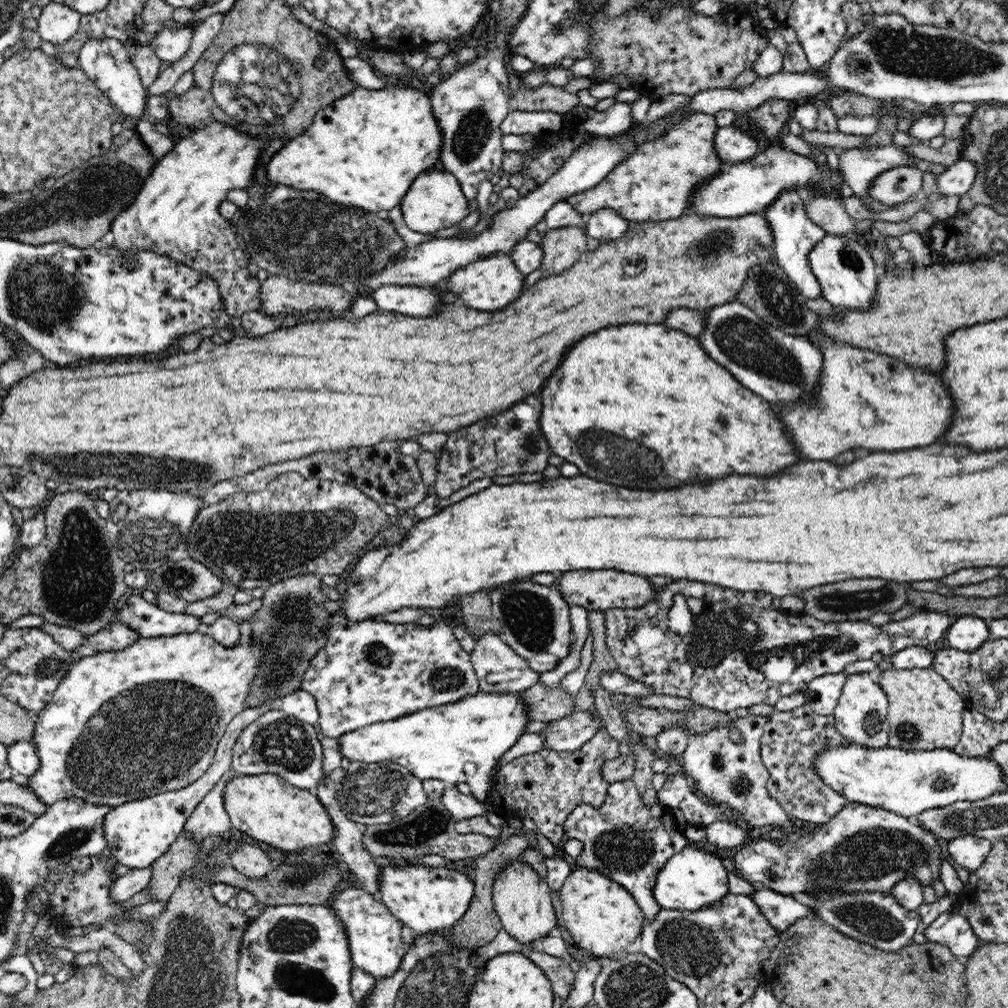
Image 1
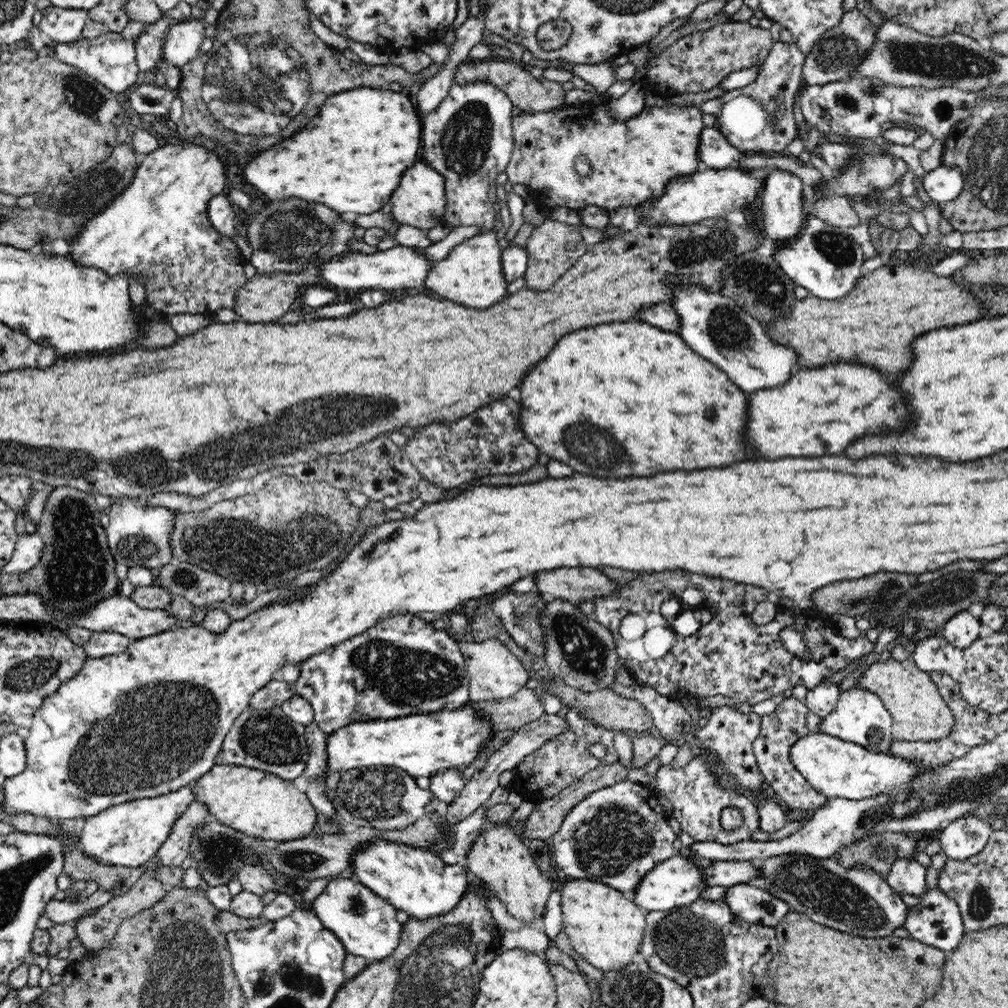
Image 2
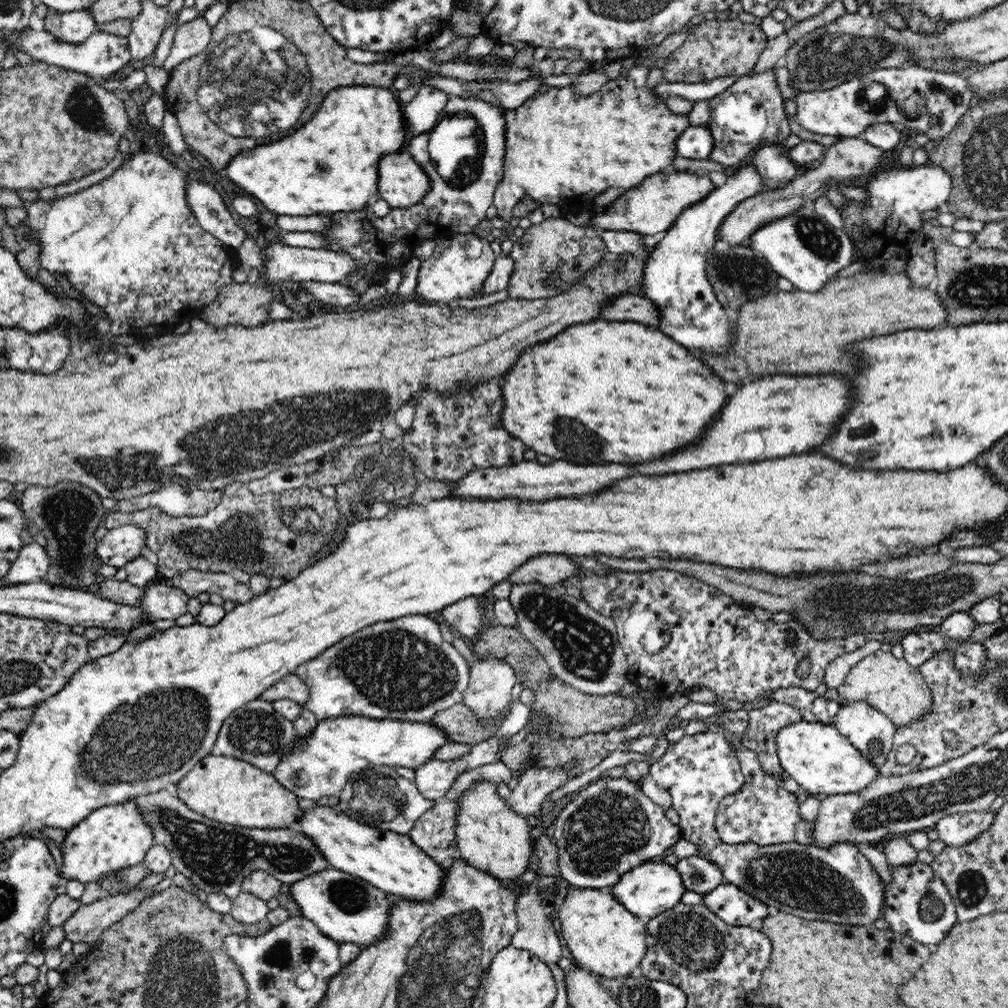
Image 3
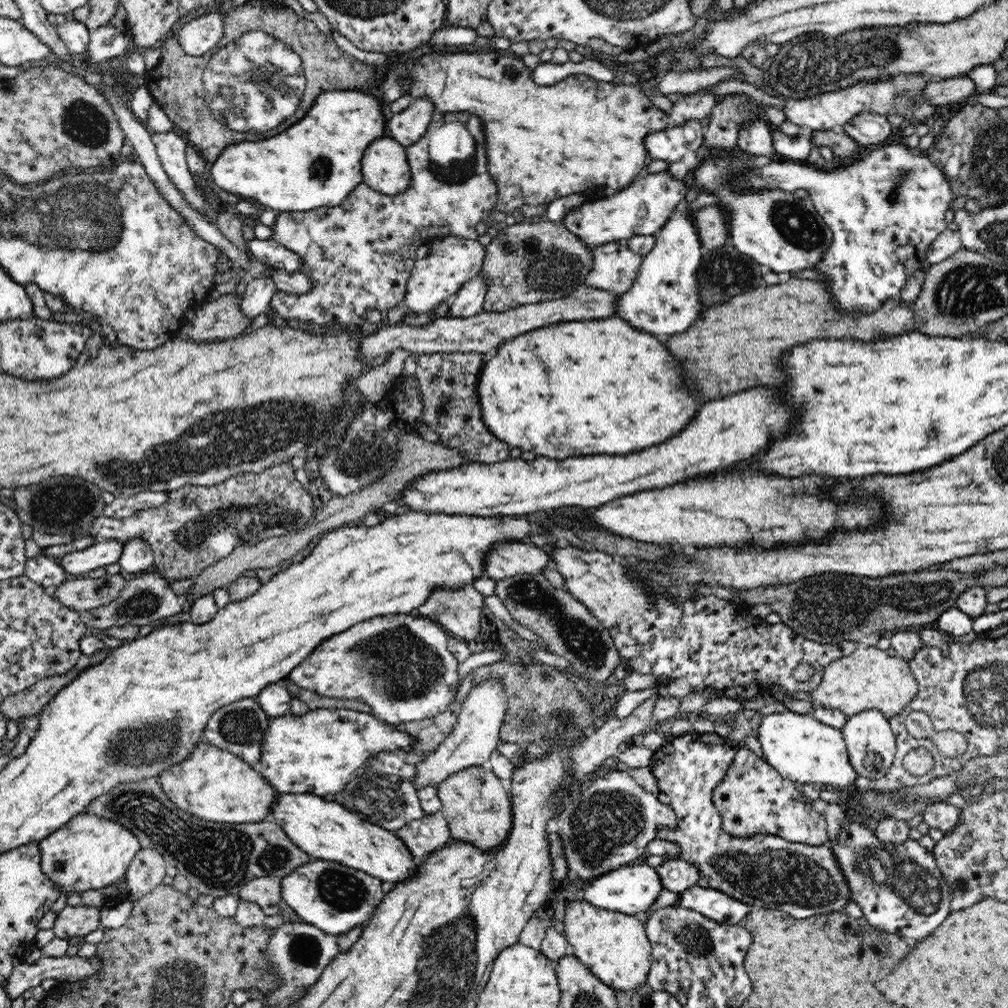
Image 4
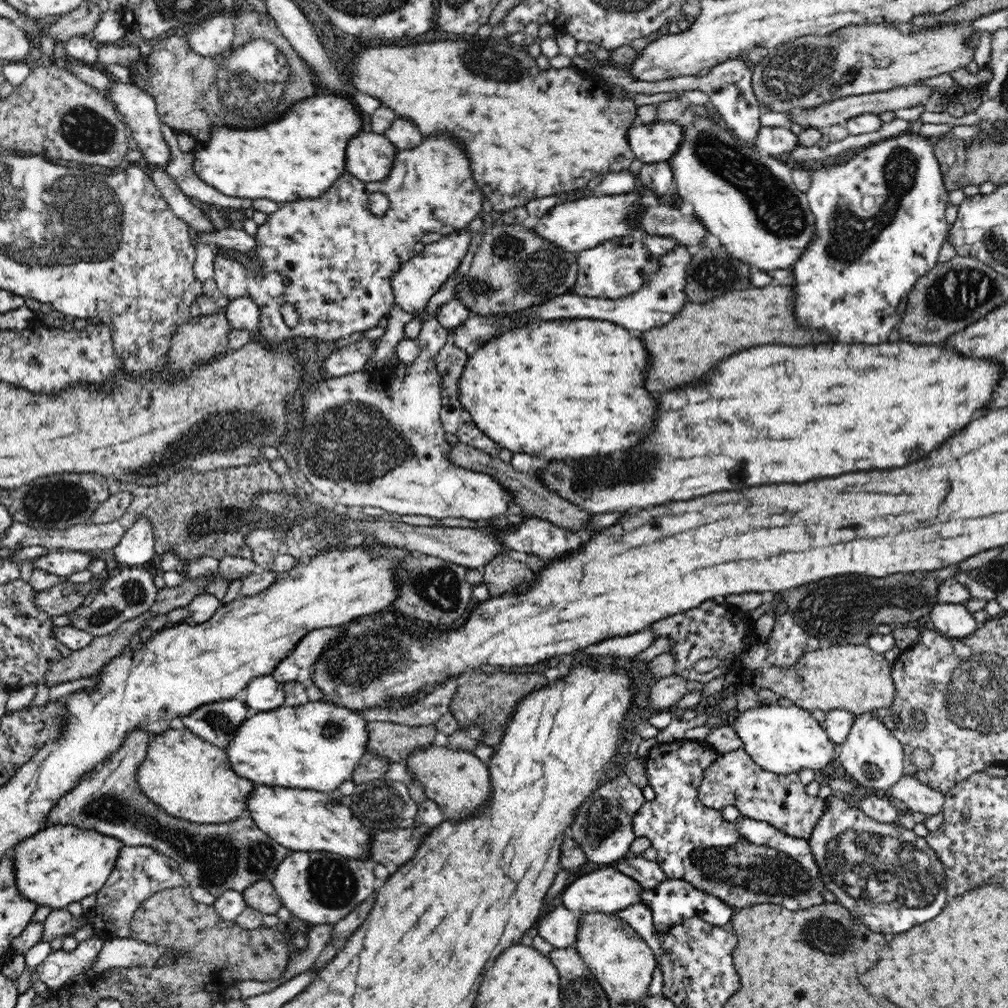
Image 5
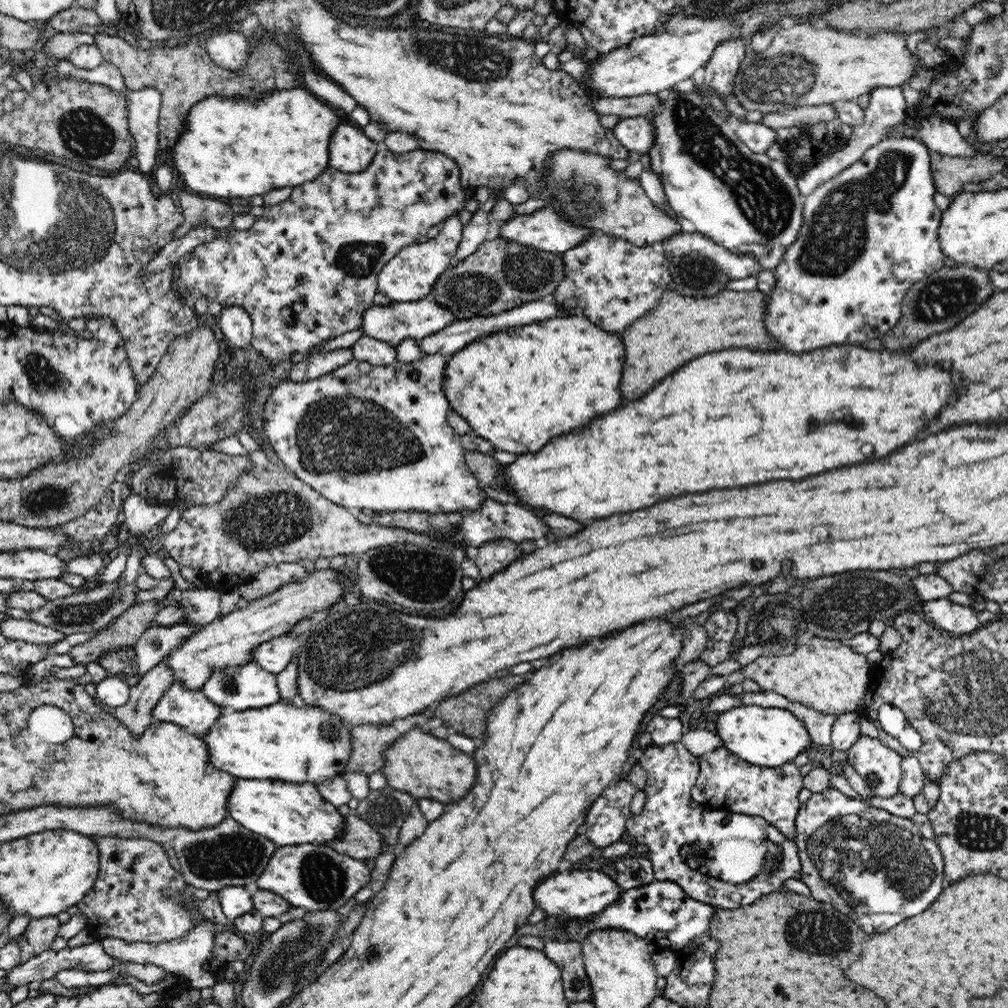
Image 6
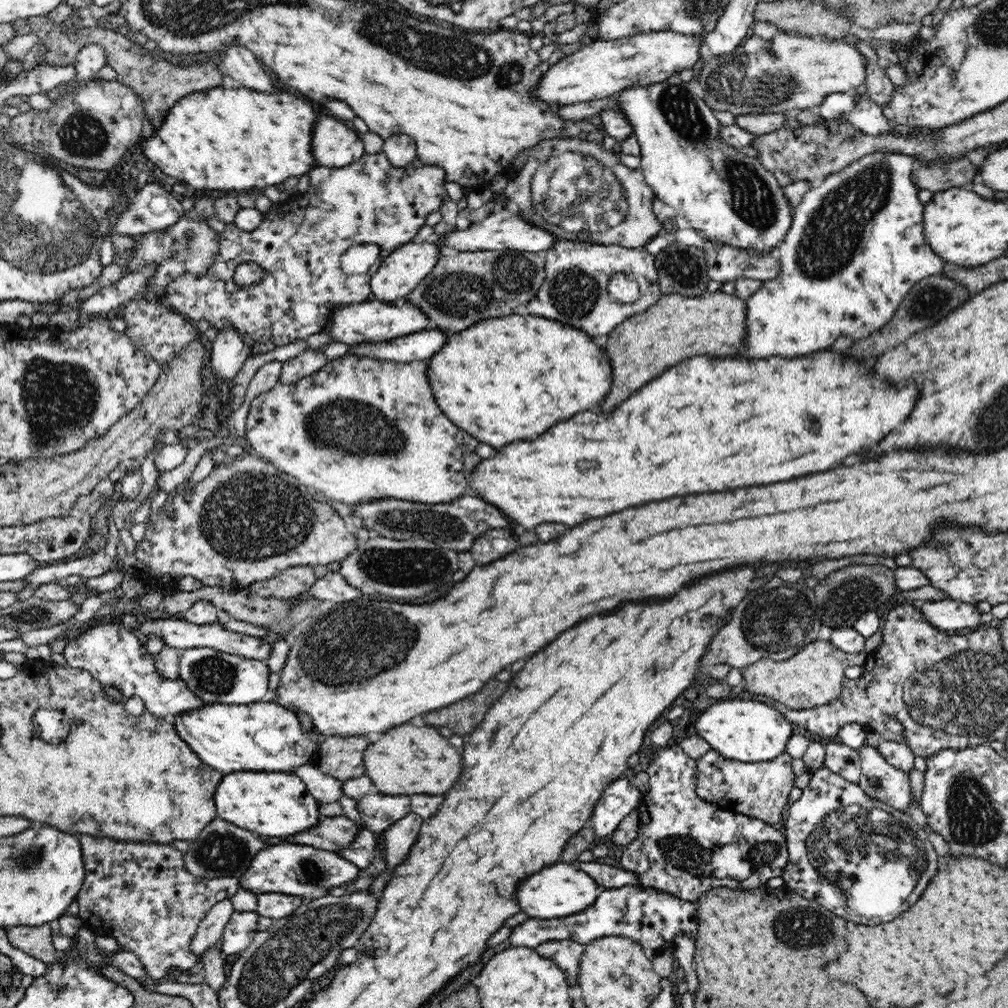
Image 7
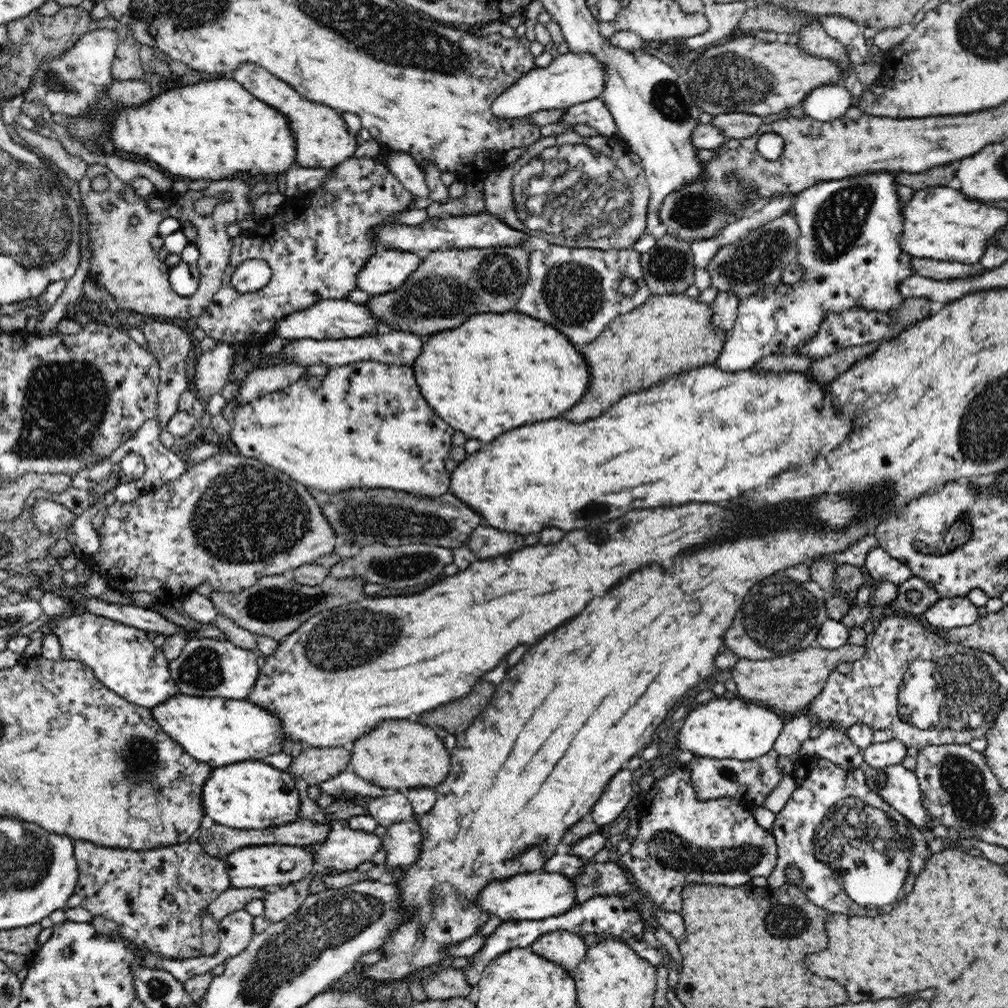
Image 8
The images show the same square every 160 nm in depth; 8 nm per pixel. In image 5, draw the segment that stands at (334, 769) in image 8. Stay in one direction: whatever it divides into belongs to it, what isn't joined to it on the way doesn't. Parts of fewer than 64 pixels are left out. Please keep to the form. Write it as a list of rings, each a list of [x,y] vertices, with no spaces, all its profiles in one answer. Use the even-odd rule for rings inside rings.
[[[364,720],[369,737],[366,752],[380,755],[391,764],[404,762],[409,753],[436,742],[435,726],[411,728],[392,722]]]

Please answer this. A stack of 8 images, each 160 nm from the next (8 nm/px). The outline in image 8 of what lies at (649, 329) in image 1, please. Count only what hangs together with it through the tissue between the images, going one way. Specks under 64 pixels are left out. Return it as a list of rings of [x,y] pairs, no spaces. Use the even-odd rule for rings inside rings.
[[[521,312],[474,314],[458,328],[428,335],[418,355],[412,366],[420,395],[454,430],[481,443],[492,442],[512,428],[560,416],[580,402],[590,384],[589,367],[566,335]]]

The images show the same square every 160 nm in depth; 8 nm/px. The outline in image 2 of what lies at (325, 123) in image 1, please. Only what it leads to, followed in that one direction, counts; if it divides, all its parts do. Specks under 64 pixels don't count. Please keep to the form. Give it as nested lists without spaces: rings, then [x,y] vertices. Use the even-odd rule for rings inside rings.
[[[358,87],[346,90],[346,92],[332,94],[332,96],[324,102],[322,112],[320,112],[304,130],[300,130],[300,132],[294,134],[292,138],[288,138],[288,140],[284,140],[284,142],[272,146],[270,150],[260,152],[260,154],[244,168],[246,180],[248,180],[254,188],[260,190],[272,203],[276,202],[276,200],[288,200],[288,198],[304,198],[304,200],[308,200],[308,202],[324,204],[326,207],[345,216],[366,215],[376,211],[386,210],[388,207],[388,200],[390,200],[390,194],[392,194],[392,190],[398,186],[402,172],[404,172],[408,166],[412,166],[414,162],[420,160],[420,158],[418,158],[418,152],[420,152],[420,148],[422,148],[422,141],[420,141],[422,137],[420,136],[422,136],[423,119],[420,118],[418,111],[414,108],[414,103],[412,104],[412,101],[410,102],[410,96],[408,96],[408,94],[404,96],[404,94],[406,94],[405,91],[395,92],[389,88],[379,89],[374,87]]]

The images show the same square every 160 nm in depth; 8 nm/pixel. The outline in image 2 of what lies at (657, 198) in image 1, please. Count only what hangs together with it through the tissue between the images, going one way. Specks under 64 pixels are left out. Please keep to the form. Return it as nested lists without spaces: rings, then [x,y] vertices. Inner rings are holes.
[[[602,100],[602,102],[590,102],[590,104],[584,106],[570,106],[568,104],[560,104],[552,110],[546,112],[523,112],[521,111],[518,115],[513,116],[513,153],[511,154],[510,162],[507,164],[505,173],[508,176],[508,181],[511,184],[522,184],[527,186],[538,196],[544,196],[544,207],[550,209],[551,207],[568,207],[569,209],[584,208],[586,205],[594,205],[597,207],[604,207],[611,211],[618,206],[638,206],[650,198],[656,198],[660,194],[664,194],[664,188],[666,184],[674,178],[674,176],[686,176],[686,174],[692,174],[698,166],[698,136],[704,128],[702,123],[703,114],[700,113],[698,106],[684,107],[664,104],[662,106],[647,106],[645,104],[640,114],[636,114],[634,118],[628,118],[628,120],[616,120],[611,113],[609,100]],[[578,159],[586,160],[586,163],[590,165],[590,174],[582,176],[577,173],[575,164]]]

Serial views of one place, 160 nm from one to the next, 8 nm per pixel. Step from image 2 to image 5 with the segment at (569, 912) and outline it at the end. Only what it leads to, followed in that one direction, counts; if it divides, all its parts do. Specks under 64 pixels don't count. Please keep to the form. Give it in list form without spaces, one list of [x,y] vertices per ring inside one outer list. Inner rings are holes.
[[[582,914],[575,947],[612,1005],[636,1003],[648,997],[656,960],[653,950],[628,924],[609,914]]]

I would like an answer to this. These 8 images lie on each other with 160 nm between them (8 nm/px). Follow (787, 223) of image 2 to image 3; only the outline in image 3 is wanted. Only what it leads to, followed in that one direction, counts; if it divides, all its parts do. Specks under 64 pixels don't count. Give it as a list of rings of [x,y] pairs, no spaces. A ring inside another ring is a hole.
[[[765,143],[756,146],[754,152],[754,166],[762,177],[765,188],[770,190],[782,188],[796,176],[796,164],[784,156],[781,144]]]

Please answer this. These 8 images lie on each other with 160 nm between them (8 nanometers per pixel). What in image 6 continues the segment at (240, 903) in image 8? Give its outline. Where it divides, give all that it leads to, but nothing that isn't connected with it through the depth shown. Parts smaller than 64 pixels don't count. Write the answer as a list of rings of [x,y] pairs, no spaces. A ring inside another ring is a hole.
[[[204,918],[196,923],[186,936],[171,940],[170,942],[163,942],[159,945],[144,942],[128,943],[122,941],[122,939],[110,937],[104,938],[99,942],[104,947],[106,954],[114,958],[121,958],[122,960],[127,960],[127,962],[136,962],[136,964],[146,964],[146,962],[155,964],[163,968],[167,973],[179,973],[183,975],[188,980],[190,987],[200,990],[201,988],[211,988],[215,984],[214,974],[204,971],[202,964],[211,958],[216,933],[222,928],[220,924]]]

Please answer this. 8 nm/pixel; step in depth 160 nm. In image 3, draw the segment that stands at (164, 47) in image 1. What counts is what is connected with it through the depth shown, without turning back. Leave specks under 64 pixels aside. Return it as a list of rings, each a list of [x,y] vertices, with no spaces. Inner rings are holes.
[[[198,16],[192,22],[182,24],[174,35],[171,52],[161,67],[168,72],[178,62],[200,54],[200,51],[204,50],[210,42],[212,31],[213,28],[208,25],[204,16]]]

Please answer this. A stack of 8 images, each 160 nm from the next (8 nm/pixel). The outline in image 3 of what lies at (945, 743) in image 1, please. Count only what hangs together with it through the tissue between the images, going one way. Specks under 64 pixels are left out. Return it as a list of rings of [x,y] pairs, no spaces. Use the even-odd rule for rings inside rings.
[[[881,649],[862,658],[851,667],[843,682],[836,689],[838,696],[846,703],[842,703],[840,706],[848,706],[848,704],[854,704],[854,702],[866,702],[869,706],[876,708],[876,710],[888,717],[897,729],[900,729],[904,725],[910,725],[915,719],[928,713],[932,705],[930,687],[928,687],[928,683],[920,674],[920,671],[915,666],[908,664],[906,659],[895,658],[890,651],[884,652]]]

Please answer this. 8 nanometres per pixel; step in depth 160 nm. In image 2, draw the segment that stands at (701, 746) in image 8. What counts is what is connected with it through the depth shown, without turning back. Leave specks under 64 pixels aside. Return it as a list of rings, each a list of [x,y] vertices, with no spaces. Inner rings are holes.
[[[820,731],[801,737],[791,747],[788,757],[790,757],[795,770],[808,784],[812,785],[812,788],[816,789],[818,793],[824,794],[827,799],[850,798],[852,800],[860,800],[868,798],[868,796],[874,796],[878,792],[889,791],[889,794],[893,794],[896,800],[904,800],[904,798],[908,798],[908,783],[911,782],[915,775],[923,772],[921,768],[917,768],[916,764],[909,764],[908,761],[904,761],[904,759],[896,757],[896,755],[890,755],[890,752],[876,754],[855,743],[845,742],[840,738]]]

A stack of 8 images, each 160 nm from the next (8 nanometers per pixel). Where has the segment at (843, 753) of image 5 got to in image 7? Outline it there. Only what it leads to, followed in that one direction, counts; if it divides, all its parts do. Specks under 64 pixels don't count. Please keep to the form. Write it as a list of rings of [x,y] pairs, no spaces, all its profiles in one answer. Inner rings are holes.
[[[865,745],[864,748],[859,750],[859,755],[861,758],[861,778],[859,779],[859,785],[868,796],[884,802],[884,804],[888,805],[895,812],[902,811],[907,813],[911,806],[918,805],[912,796],[908,773],[888,764],[876,748],[869,748]]]

